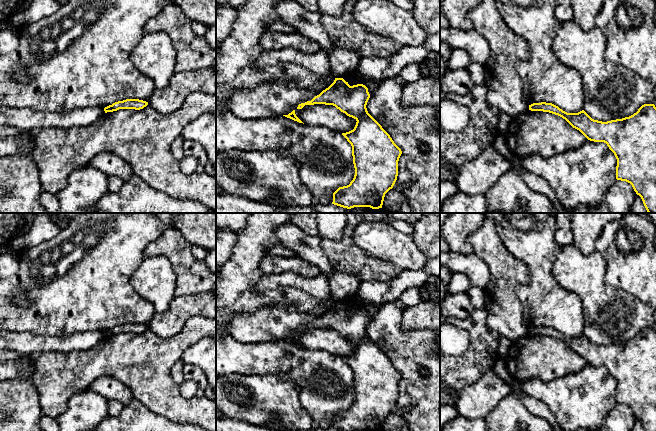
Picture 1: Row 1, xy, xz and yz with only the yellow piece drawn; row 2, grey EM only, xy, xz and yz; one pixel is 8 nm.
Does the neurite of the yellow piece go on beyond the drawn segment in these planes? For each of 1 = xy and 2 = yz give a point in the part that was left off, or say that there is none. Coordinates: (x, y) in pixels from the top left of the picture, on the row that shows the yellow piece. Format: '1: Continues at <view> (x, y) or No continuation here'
1: No continuation here
2: No continuation here

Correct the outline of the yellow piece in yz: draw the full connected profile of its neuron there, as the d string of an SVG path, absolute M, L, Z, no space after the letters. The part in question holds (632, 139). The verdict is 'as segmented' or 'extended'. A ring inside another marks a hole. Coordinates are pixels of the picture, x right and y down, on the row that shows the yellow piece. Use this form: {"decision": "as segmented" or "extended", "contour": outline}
{"decision": "as segmented", "contour": "M533 103L531 111L543 111L558 115L573 128L579 130L588 140L604 142L617 159L616 179L630 183L643 201L648 213L656 213L656 107L642 105L636 113L622 119L602 122L592 119L584 110L567 113L552 103Z"}

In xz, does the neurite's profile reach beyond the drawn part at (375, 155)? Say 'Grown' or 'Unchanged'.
Unchanged

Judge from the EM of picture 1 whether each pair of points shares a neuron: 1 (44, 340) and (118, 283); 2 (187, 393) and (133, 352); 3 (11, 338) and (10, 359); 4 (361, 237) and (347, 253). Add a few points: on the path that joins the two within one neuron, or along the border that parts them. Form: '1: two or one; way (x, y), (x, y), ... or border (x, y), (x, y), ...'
1: two; border (27, 331), (57, 336), (68, 336), (73, 333)
2: two; border (179, 386), (179, 392), (185, 398), (194, 397)
3: two; border (10, 350), (23, 354)
4: two; border (357, 223), (352, 230), (352, 240), (375, 256)

